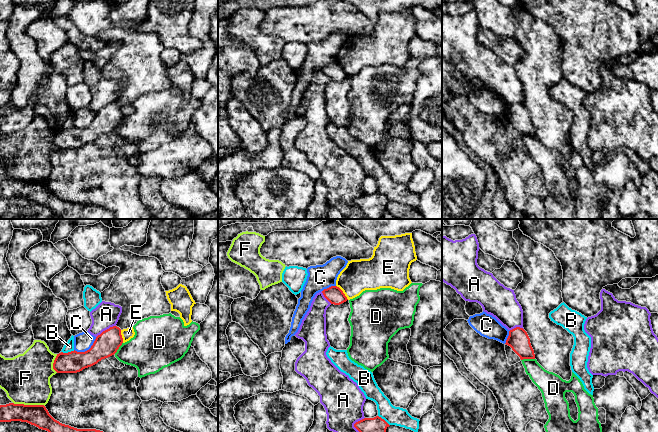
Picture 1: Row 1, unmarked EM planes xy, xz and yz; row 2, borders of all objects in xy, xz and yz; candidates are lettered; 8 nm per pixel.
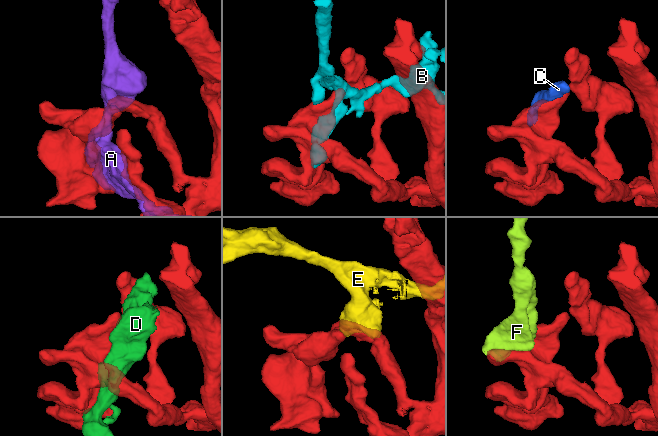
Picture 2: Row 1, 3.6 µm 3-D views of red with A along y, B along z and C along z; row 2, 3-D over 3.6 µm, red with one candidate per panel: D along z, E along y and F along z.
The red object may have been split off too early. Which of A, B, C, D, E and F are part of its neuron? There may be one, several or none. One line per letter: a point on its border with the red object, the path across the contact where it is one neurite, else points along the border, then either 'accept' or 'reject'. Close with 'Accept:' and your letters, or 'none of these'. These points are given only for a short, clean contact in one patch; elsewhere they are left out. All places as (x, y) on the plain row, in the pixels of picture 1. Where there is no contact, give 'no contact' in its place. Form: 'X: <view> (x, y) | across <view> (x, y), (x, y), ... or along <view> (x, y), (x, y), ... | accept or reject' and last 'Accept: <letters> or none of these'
A: xy (105, 106) | reject
B: xy (68, 128) | reject
C: xy (87, 126) | reject
D: yz (527, 134) | reject
E: xz (342, 68) | along xz (336, 61), (348, 75) | reject
F: xy (29, 181) | reject
Accept: none of these

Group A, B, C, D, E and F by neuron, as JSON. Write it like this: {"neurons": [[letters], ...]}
{"neurons": [["A"], ["B"], ["C"], ["D"], ["E"], ["F"]]}

